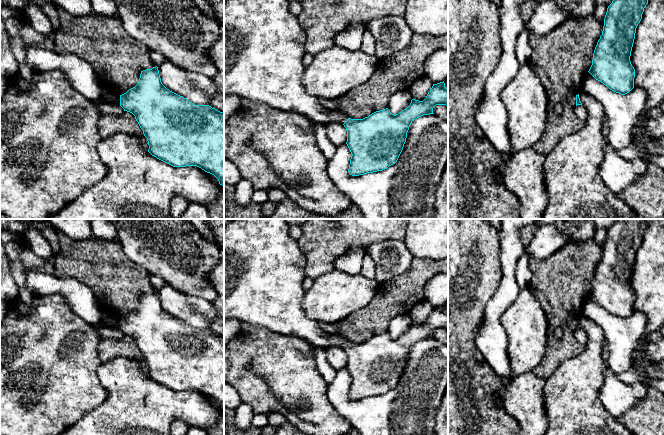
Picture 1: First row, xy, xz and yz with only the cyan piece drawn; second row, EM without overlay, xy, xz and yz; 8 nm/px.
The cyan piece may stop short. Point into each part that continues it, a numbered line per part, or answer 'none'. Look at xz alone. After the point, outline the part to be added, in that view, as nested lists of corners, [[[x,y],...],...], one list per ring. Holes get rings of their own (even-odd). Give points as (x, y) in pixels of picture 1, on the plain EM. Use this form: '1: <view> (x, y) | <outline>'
1: xz (264, 267) | [[[235,219],[224,227],[224,318],[259,326],[283,336],[301,337],[325,349],[344,348],[348,343],[344,338],[324,333],[318,322],[309,318],[302,307],[306,257],[297,240],[289,235],[289,227],[286,219]]]

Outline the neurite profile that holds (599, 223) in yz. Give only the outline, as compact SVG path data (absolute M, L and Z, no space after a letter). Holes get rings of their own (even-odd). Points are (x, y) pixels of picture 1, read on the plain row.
M594 219L596 229L604 228L609 230L616 219Z

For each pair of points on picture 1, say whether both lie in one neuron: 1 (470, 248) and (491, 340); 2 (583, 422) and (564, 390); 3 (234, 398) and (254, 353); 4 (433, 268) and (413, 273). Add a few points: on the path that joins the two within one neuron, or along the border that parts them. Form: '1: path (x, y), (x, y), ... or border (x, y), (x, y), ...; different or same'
1: border (496, 291), (487, 303), (483, 323), (475, 333); different
2: path (575, 414), (571, 398); same
3: border (234, 387), (242, 401); different
4: path (428, 268), (418, 273); same

